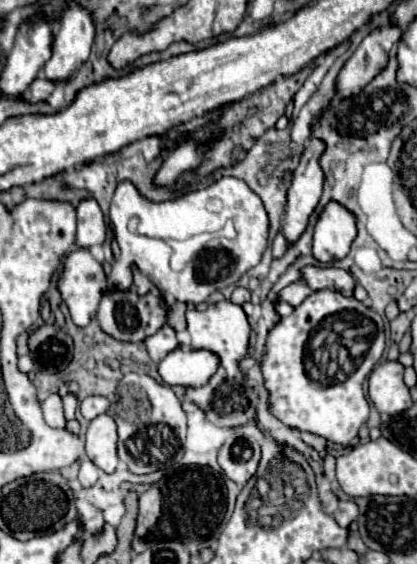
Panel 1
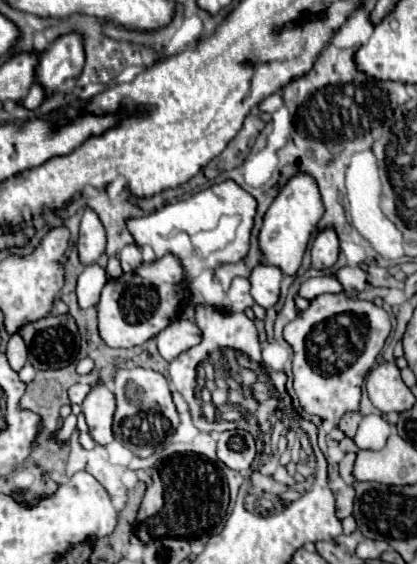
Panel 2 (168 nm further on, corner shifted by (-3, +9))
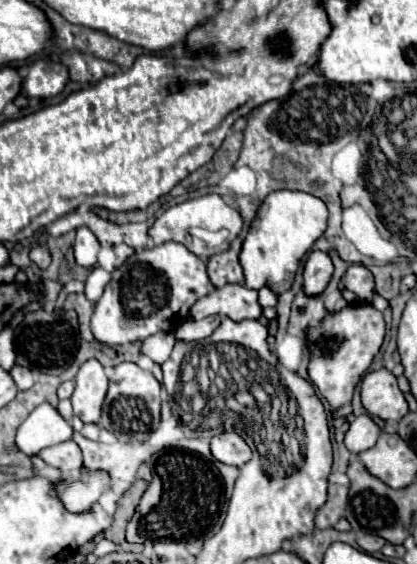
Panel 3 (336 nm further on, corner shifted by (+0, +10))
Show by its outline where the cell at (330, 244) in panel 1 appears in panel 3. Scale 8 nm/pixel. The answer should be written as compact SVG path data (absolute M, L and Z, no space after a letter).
M313 250L305 262L305 272L303 272L305 292L309 296L323 292L331 274L333 274L333 262L329 254L323 250Z

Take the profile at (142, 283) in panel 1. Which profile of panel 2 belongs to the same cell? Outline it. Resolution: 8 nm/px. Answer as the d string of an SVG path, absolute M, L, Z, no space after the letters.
M126 245L126 247L118 253L118 259L120 259L122 269L128 273L128 271L134 271L134 269L142 263L142 253L138 251L136 245Z

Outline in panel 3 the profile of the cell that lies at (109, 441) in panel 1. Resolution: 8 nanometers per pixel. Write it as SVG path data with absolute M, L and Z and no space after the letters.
M87 360L75 378L75 392L71 396L73 412L87 424L97 424L107 396L107 374L97 360Z

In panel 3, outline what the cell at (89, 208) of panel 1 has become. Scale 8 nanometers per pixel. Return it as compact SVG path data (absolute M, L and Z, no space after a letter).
M81 226L81 228L77 228L77 238L75 238L73 250L75 250L75 262L79 266L93 268L97 264L99 240L97 240L97 236L89 228Z

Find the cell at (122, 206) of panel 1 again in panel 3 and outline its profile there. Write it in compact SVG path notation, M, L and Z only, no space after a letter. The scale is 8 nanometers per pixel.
M205 194L201 198L193 198L193 200L187 200L183 204L177 204L173 206L173 210L169 208L163 216L159 216L155 220L155 224L149 228L149 236L153 238L155 244L163 244L167 240L173 240L173 242L181 242L181 234L187 230L187 228L209 228L209 230L221 230L221 228L227 228L229 230L229 238L227 238L227 246L221 246L217 250L209 250L209 248L201 248L203 256L213 256L213 254L219 254L219 252L225 252L229 248L229 244L239 236L241 228L243 228L243 218L239 214L237 208L231 208L223 202L223 198L219 194Z

